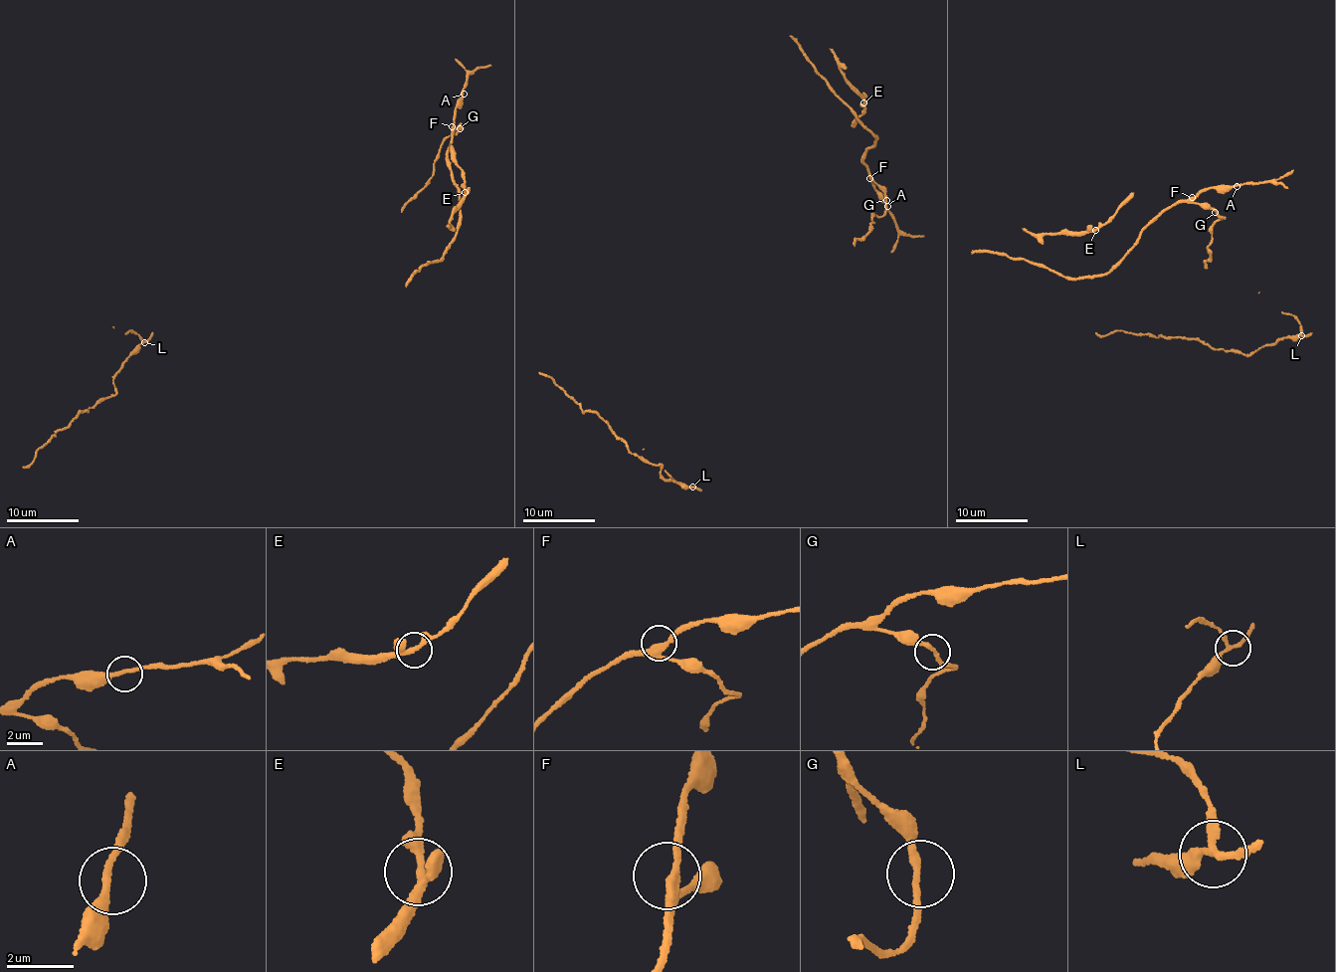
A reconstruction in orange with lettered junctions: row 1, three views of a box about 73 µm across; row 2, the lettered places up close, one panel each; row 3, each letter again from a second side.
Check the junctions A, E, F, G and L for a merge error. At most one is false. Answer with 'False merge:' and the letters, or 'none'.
False merge: L

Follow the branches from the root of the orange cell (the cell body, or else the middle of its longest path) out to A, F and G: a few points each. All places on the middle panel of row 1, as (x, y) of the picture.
A: (853, 245), (866, 235), (872, 214), (881, 217), (885, 209), (884, 190), (871, 178), (887, 206)
F: (853, 245), (866, 235), (869, 224), (873, 223), (872, 214), (881, 217), (885, 209), (884, 190), (869, 178)
G: (853, 245), (866, 235), (869, 224), (873, 223), (872, 214), (881, 217), (886, 200)

